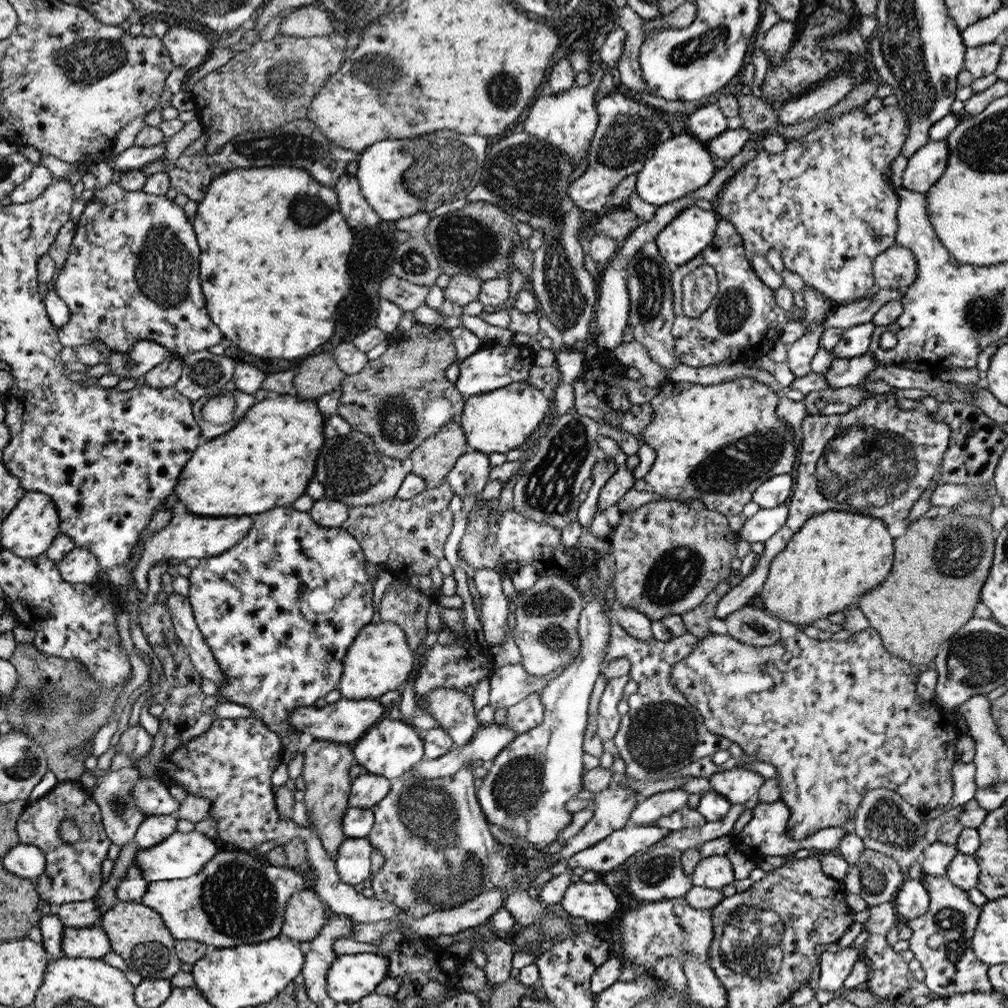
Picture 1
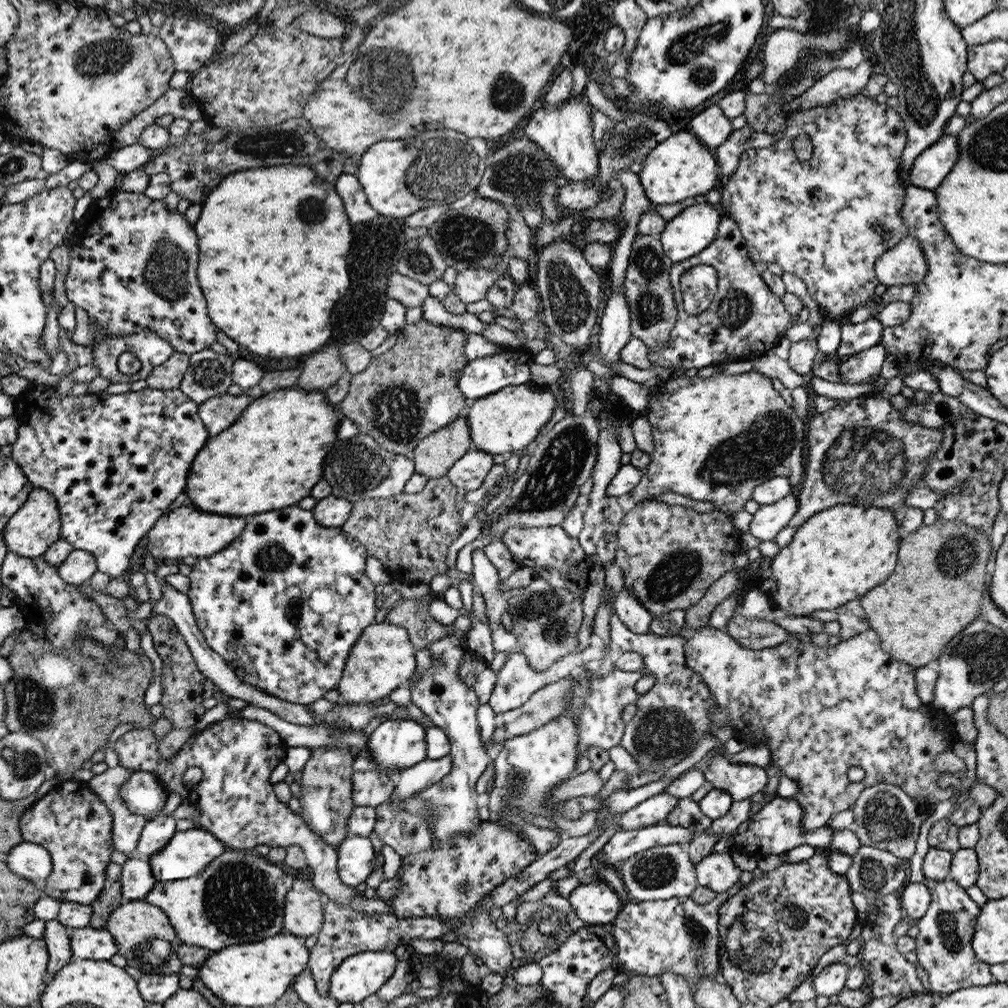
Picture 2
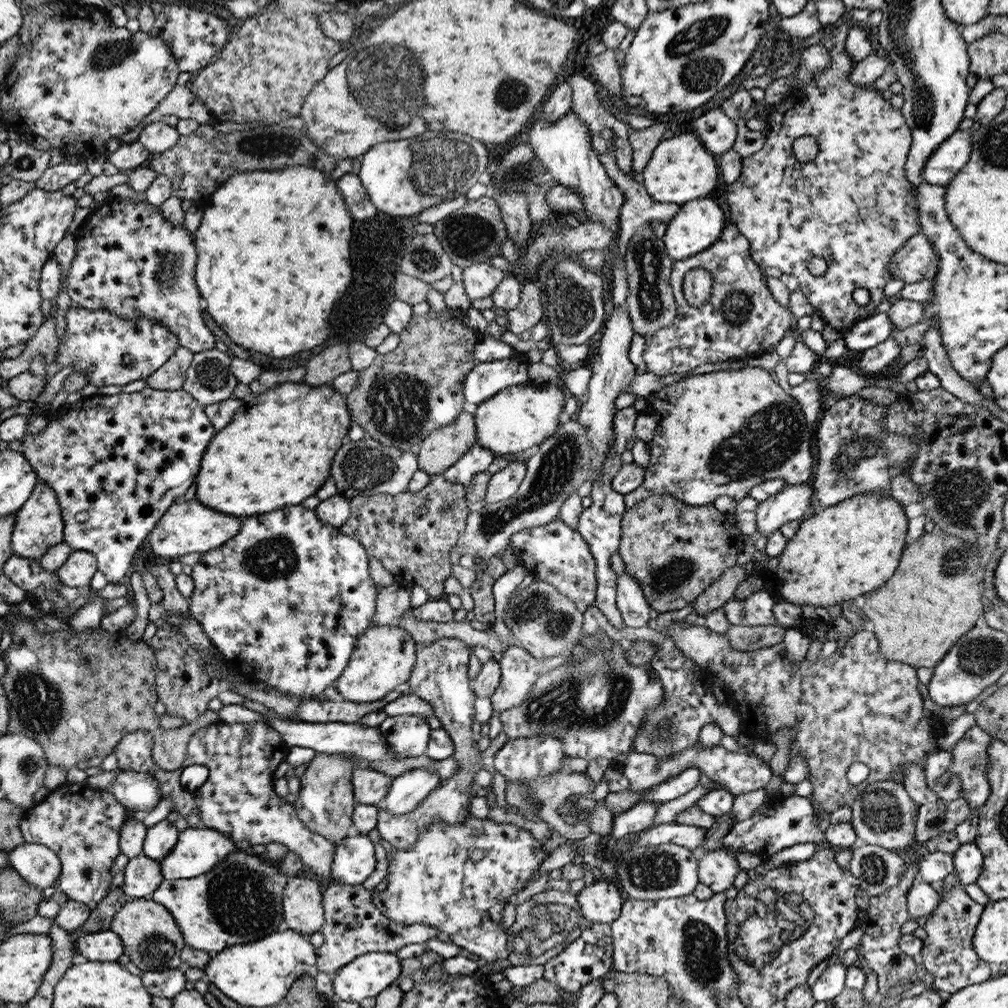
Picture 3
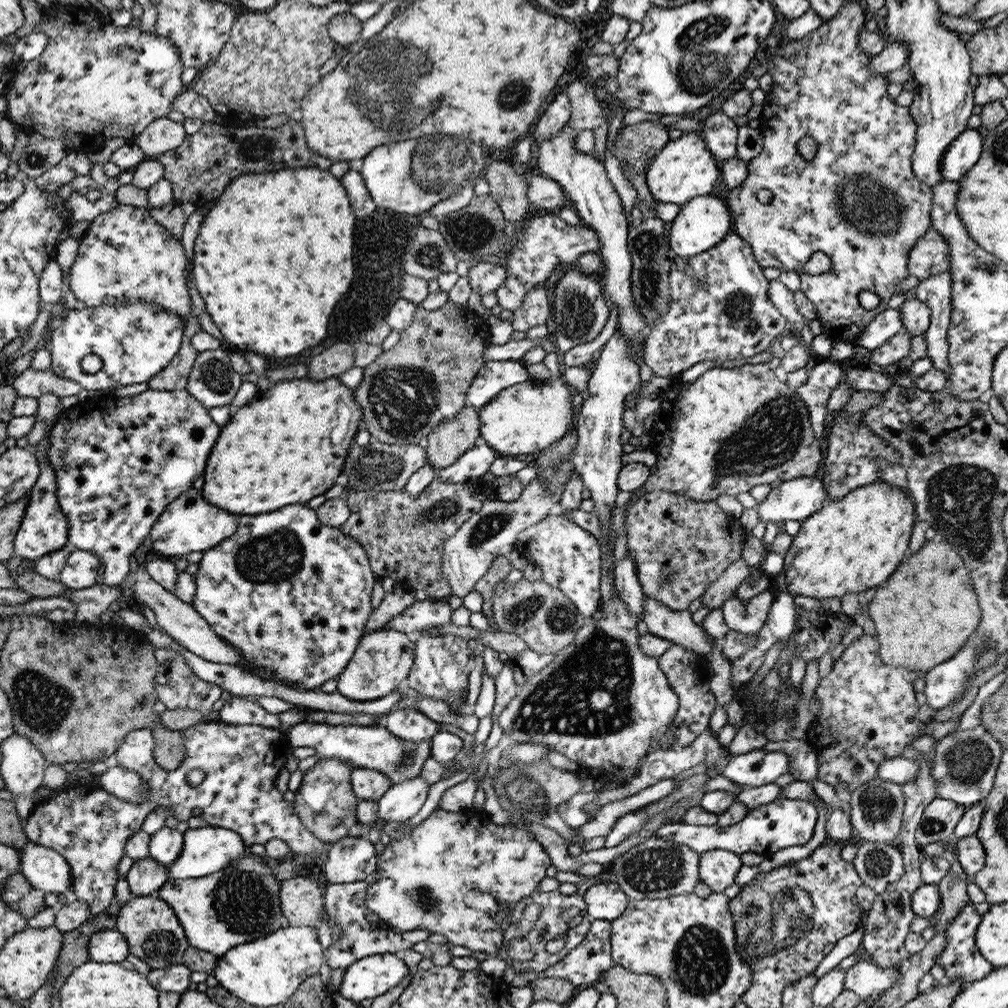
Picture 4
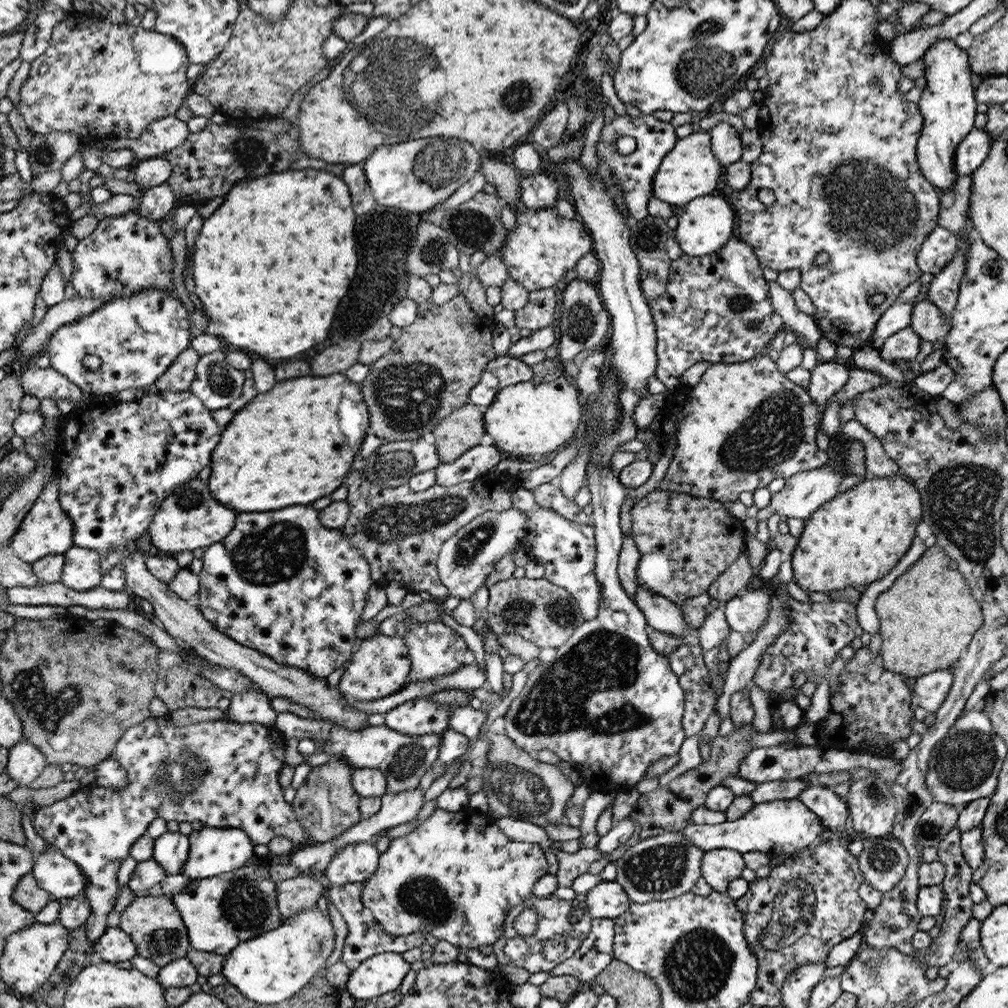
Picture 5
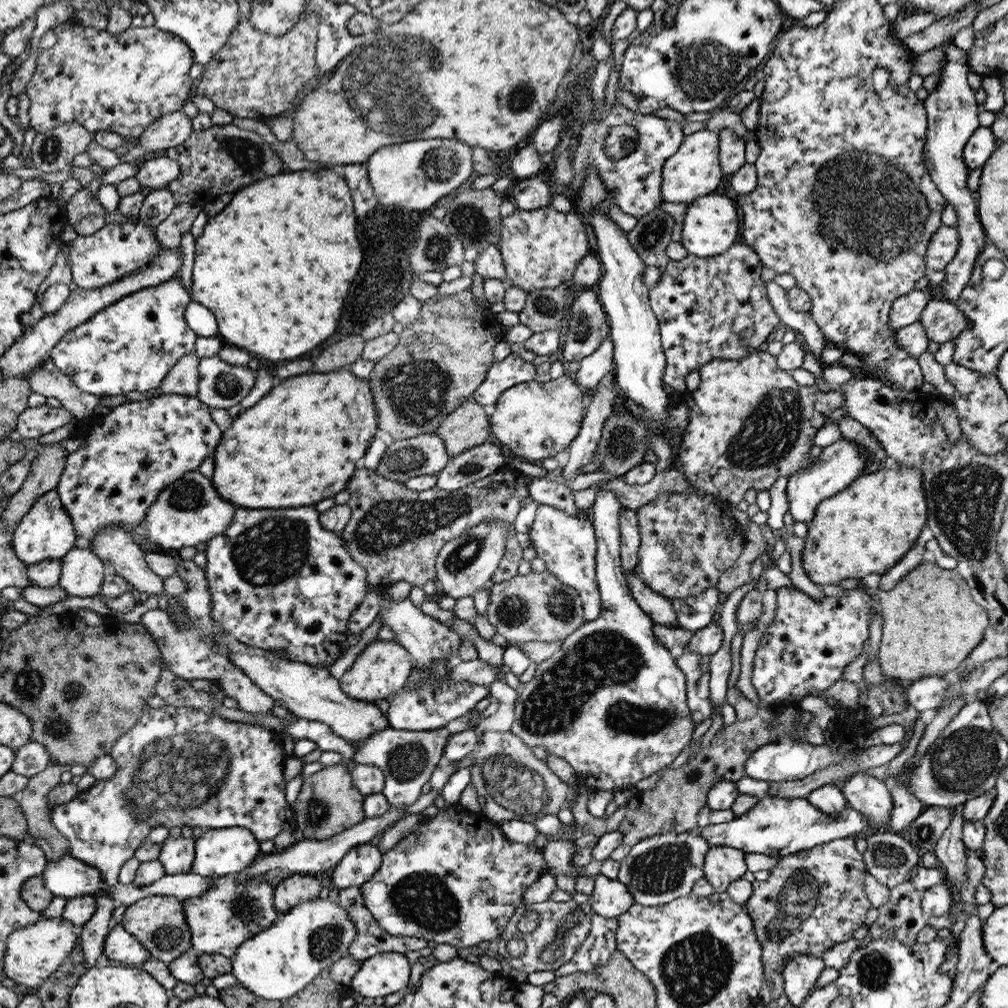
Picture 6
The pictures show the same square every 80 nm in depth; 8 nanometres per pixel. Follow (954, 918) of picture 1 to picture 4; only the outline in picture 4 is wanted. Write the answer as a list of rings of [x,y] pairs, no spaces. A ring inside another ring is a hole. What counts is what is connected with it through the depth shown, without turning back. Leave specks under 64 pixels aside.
[[[968,901],[961,910],[963,911],[960,911],[957,917],[950,921],[949,925],[945,928],[947,930],[945,932],[946,944],[941,955],[935,960],[935,964],[944,968],[948,982],[955,982],[955,978],[961,978],[963,984],[968,985],[988,976],[994,966],[980,954],[975,943],[977,928],[981,921],[981,916],[976,911],[976,906],[974,906],[972,901]]]

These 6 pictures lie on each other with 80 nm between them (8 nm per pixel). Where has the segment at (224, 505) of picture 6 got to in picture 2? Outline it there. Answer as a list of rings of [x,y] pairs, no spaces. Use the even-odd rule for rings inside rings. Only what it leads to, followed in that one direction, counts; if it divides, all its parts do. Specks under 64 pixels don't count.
[[[192,504],[181,505],[173,509],[168,515],[162,515],[155,527],[148,532],[148,552],[154,558],[186,558],[196,556],[198,559],[212,556],[223,550],[240,538],[247,528],[247,520],[244,518],[228,518],[228,516],[216,516],[210,512],[202,512]]]

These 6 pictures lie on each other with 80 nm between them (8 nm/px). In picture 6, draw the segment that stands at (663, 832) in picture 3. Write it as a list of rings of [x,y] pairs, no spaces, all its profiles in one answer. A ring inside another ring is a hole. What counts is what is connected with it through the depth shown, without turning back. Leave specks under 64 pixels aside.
[[[766,796],[739,818],[726,823],[698,826],[693,832],[699,833],[707,840],[710,847],[729,846],[745,853],[767,854],[781,858],[831,840],[849,837],[851,834],[861,837],[866,827],[871,828],[870,821],[848,804],[840,813],[828,815],[808,803],[807,799]]]

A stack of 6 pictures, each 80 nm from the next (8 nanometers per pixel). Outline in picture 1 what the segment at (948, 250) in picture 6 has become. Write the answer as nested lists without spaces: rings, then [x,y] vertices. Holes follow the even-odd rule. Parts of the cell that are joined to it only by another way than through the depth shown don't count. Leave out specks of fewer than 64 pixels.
[[[894,244],[875,259],[873,276],[880,289],[908,288],[918,276],[918,263],[910,249]]]

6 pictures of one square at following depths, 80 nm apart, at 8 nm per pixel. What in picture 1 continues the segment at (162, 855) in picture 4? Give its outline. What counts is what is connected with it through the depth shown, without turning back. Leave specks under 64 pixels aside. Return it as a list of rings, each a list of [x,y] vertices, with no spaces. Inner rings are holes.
[[[172,814],[145,817],[133,839],[139,849],[153,847],[176,831],[177,821],[176,815]]]

